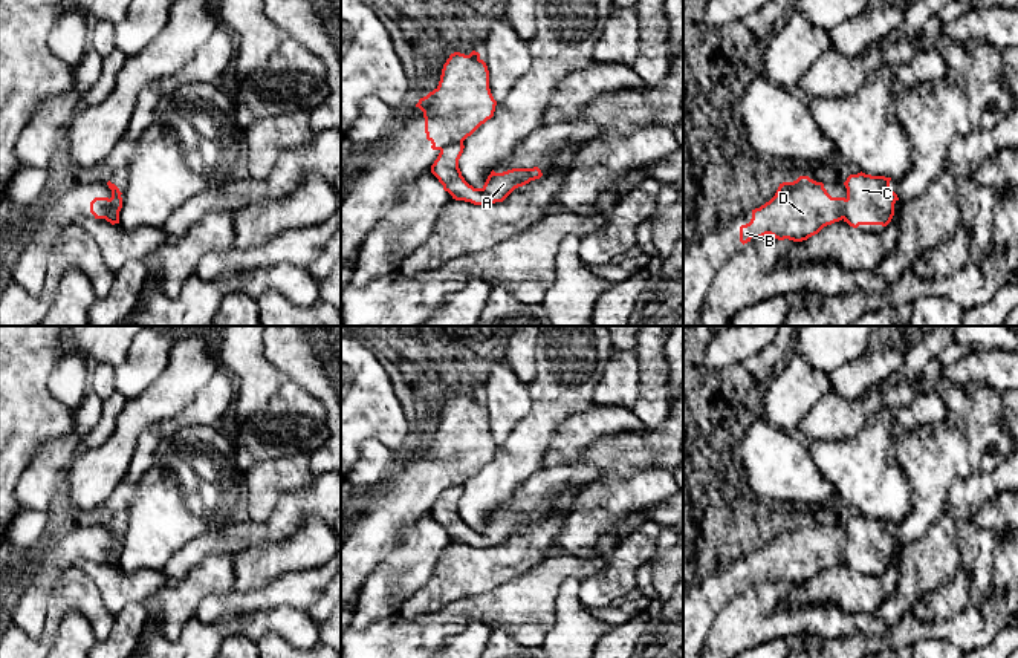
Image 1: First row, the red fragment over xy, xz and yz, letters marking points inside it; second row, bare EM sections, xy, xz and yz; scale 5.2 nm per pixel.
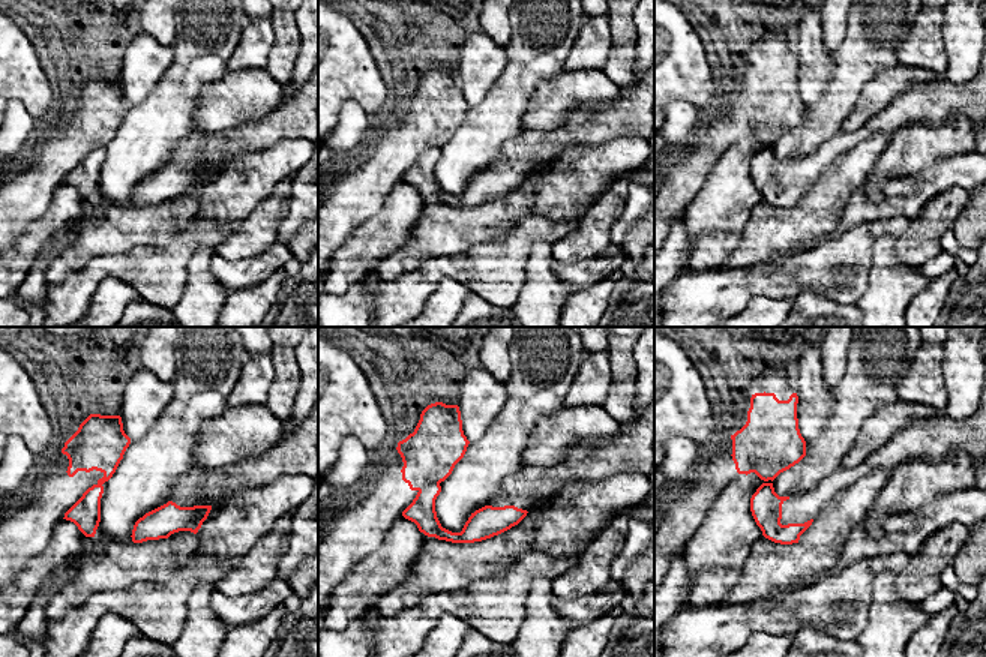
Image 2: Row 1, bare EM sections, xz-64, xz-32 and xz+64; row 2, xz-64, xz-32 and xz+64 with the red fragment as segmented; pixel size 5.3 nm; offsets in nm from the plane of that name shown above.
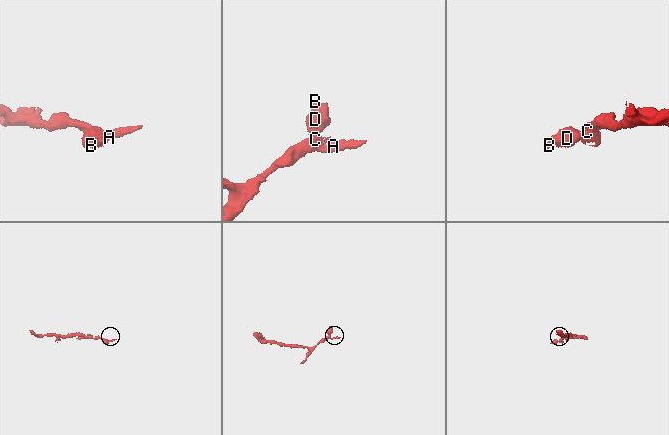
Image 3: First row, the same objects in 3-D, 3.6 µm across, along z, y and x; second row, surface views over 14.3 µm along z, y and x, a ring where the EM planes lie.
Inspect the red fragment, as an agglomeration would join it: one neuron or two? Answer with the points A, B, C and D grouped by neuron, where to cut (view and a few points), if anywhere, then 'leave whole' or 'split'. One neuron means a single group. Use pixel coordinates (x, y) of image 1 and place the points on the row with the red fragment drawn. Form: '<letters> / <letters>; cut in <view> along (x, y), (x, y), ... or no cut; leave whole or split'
A C / B D; cut in xz along (462, 141), (447, 144), (440, 150); split

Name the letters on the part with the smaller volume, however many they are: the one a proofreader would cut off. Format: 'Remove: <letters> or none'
Remove: B, D

